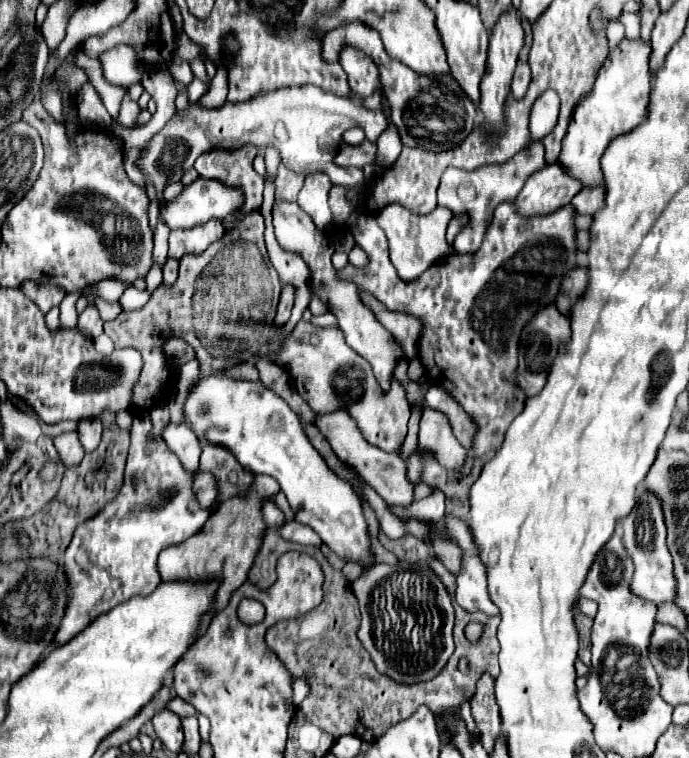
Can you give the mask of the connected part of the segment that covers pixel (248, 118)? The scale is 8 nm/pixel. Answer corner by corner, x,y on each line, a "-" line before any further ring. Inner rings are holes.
316,86
262,92
250,100
236,104
226,102
214,110
202,108
200,104
188,104
184,112
176,112
170,122
148,142
146,152
142,152
136,164
142,174
150,176
160,200
168,182
180,182
182,174
194,166
196,158
214,148
240,150
250,144
256,148
268,142
280,152
280,160
288,170
296,174
310,174
320,168
320,148
326,152
336,152
342,134
352,126
360,126
366,140
374,144
374,140
388,128
388,118
382,110
366,110
352,96
336,96

